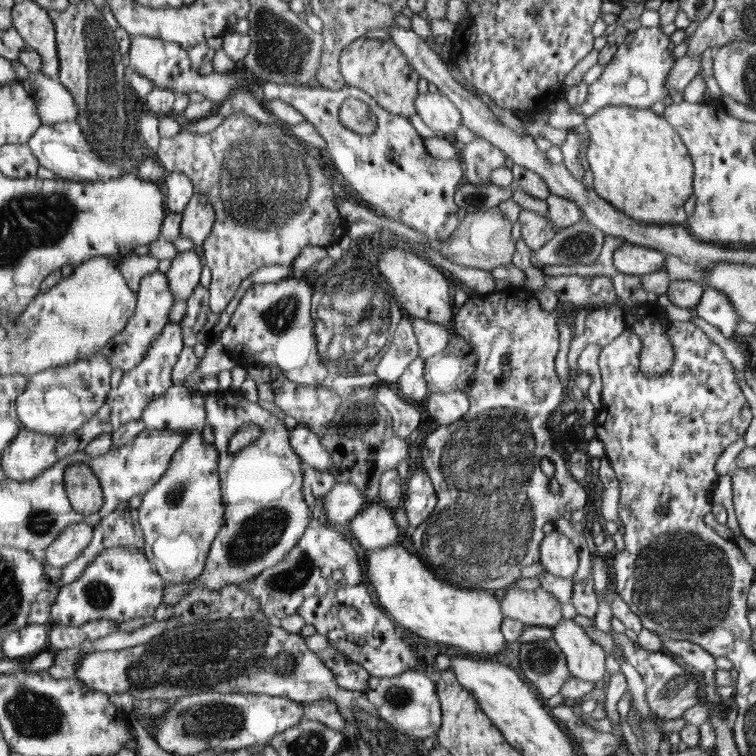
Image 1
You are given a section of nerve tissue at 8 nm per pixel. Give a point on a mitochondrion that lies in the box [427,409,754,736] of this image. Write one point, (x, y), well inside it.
(687, 590)

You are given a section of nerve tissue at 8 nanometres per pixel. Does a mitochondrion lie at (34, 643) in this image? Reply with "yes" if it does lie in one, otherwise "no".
no

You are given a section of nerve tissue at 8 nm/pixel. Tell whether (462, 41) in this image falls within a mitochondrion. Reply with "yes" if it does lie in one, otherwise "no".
no

